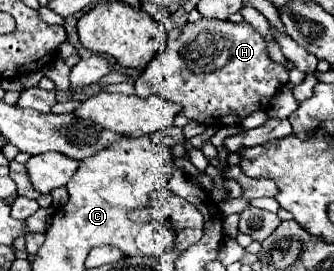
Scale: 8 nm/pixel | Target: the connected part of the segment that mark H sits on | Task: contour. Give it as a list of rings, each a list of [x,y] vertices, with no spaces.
[[[200,18],[198,22],[188,22],[168,32],[166,48],[142,70],[140,78],[134,84],[134,92],[138,96],[162,96],[170,102],[182,104],[182,114],[188,120],[196,120],[206,126],[232,126],[240,124],[256,110],[266,110],[278,88],[282,88],[286,82],[288,70],[270,60],[270,56],[266,54],[264,38],[248,22],[234,24],[228,20],[222,22]]]

